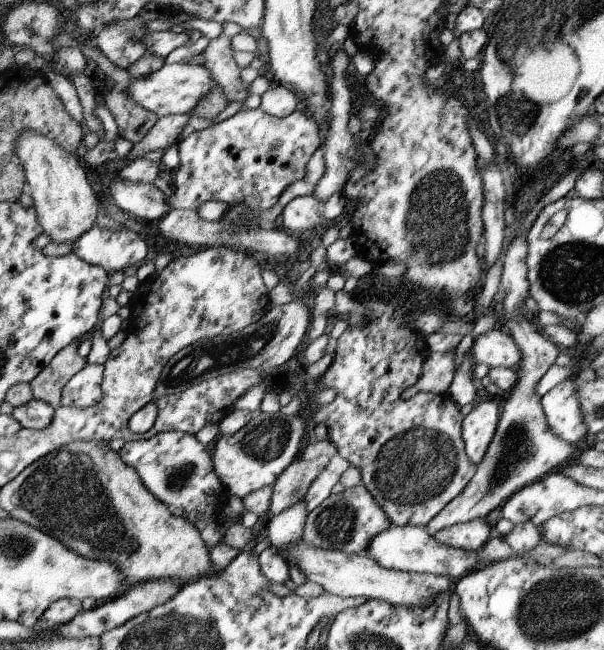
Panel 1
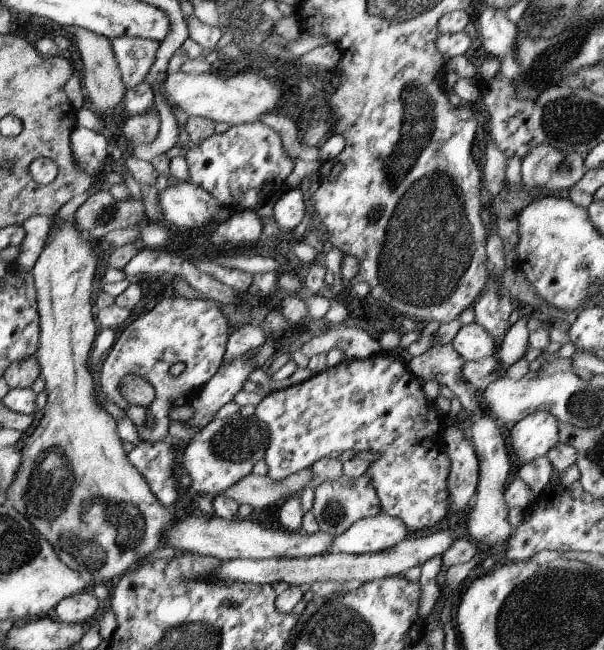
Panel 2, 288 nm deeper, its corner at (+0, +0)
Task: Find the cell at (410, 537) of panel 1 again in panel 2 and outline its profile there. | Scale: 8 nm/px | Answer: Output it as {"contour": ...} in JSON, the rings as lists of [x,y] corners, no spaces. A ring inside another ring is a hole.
{"contour":[[[383,510],[373,518],[353,522],[327,546],[327,554],[375,554],[403,542],[411,532],[407,526]]]}

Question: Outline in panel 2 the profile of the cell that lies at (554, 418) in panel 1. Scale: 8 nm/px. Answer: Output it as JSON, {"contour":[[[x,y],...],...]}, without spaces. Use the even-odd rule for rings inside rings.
{"contour":[[[535,412],[511,426],[507,430],[507,440],[509,436],[515,458],[519,462],[533,462],[557,444],[557,418],[549,412]]]}

